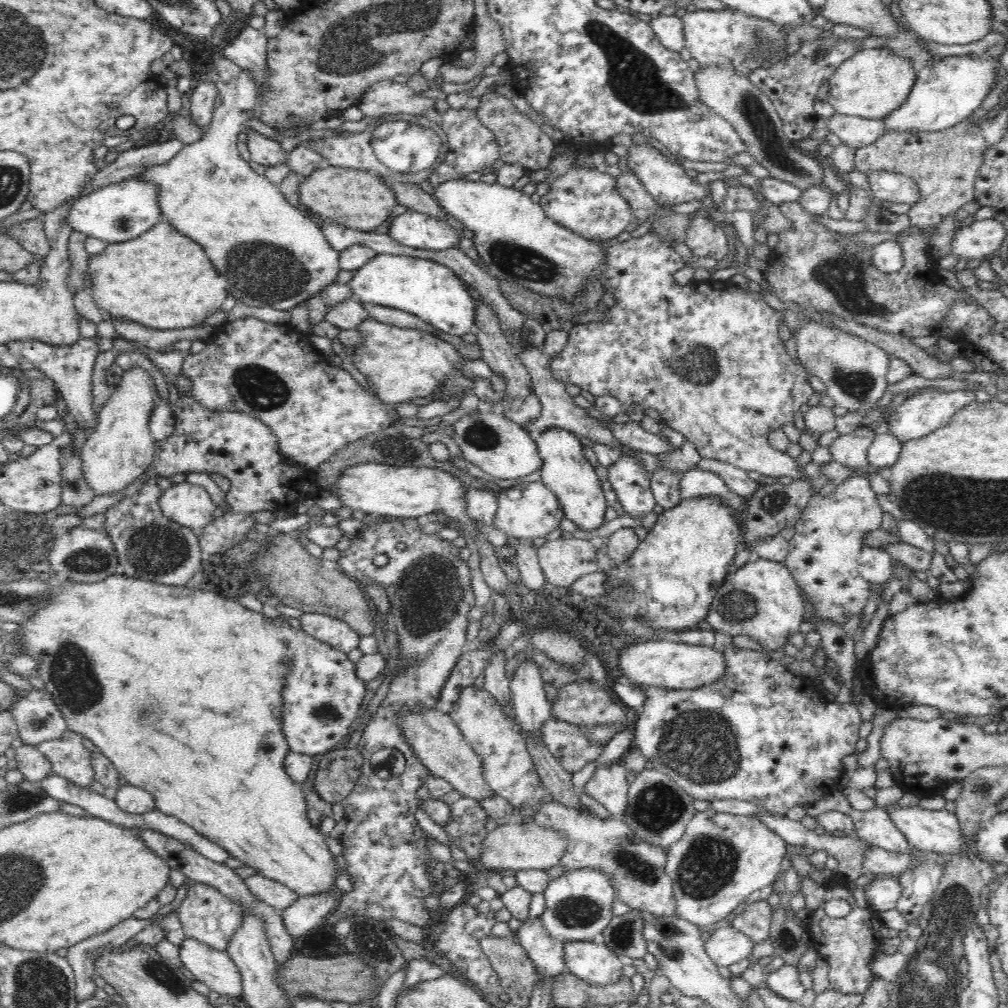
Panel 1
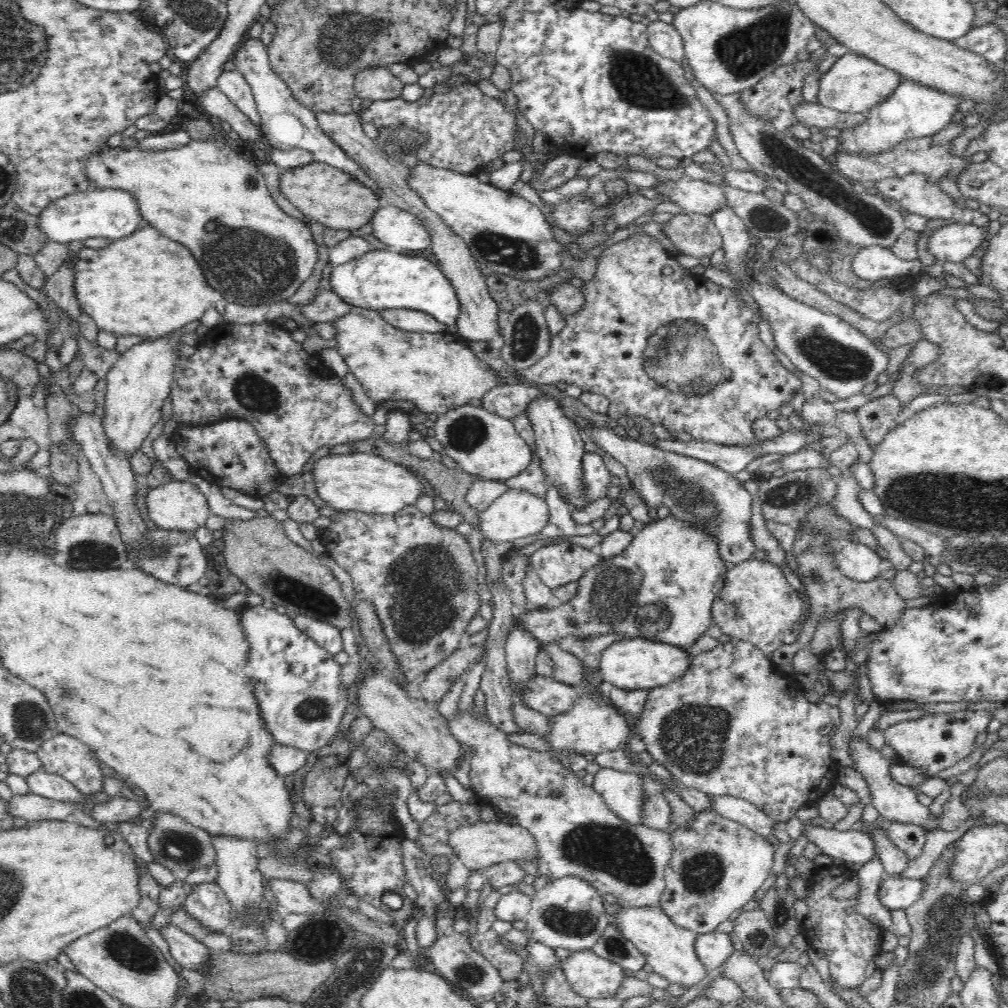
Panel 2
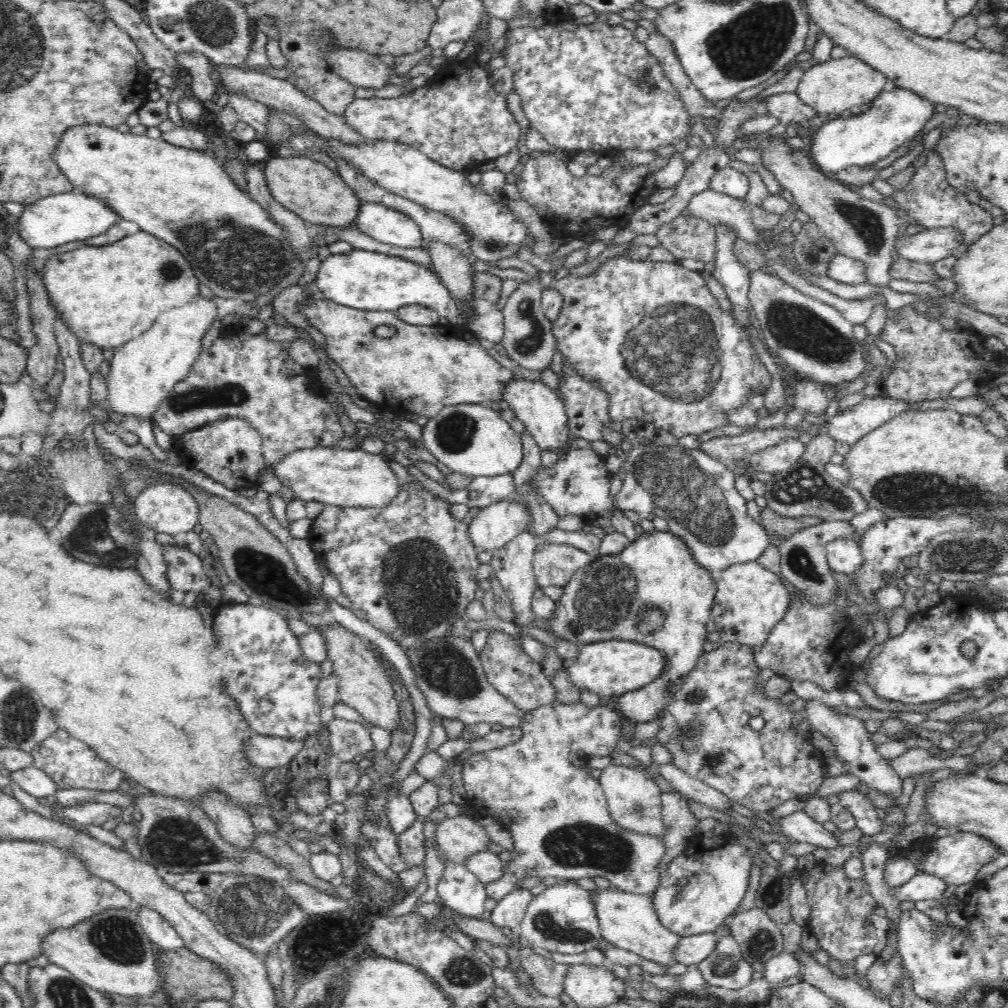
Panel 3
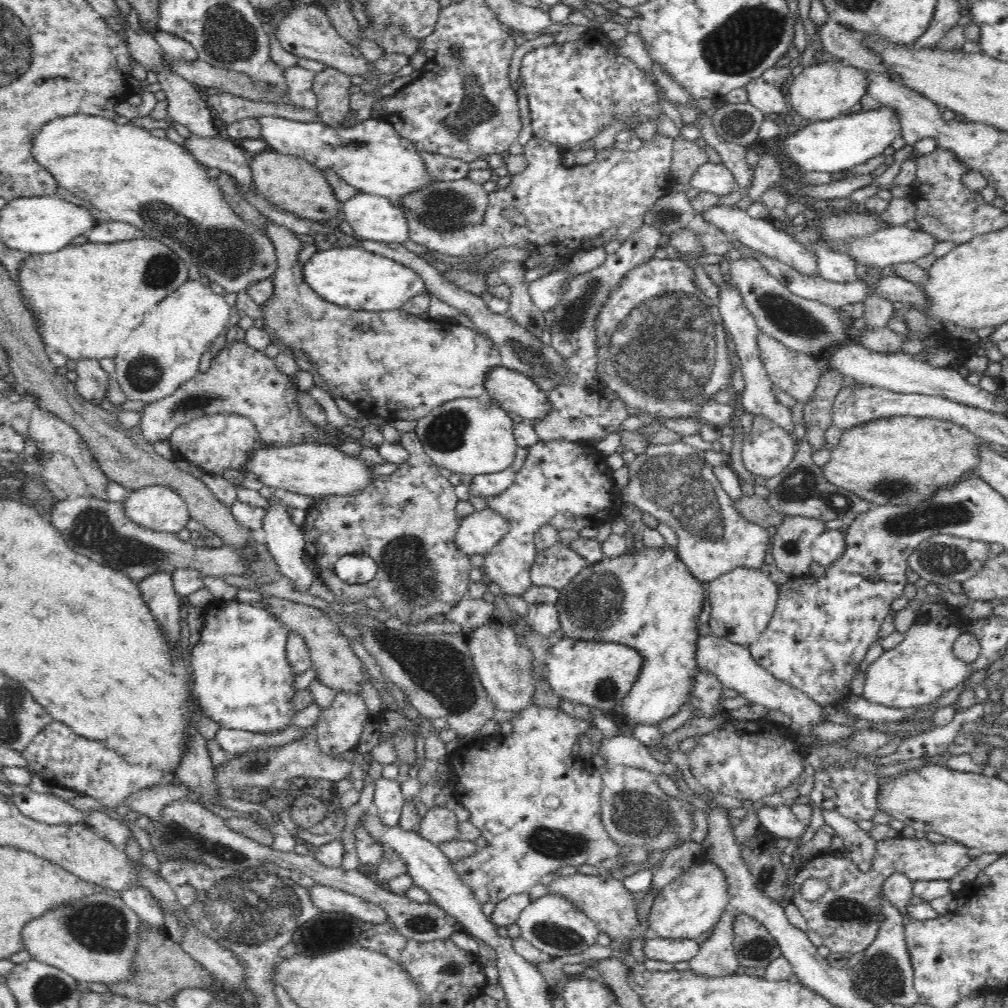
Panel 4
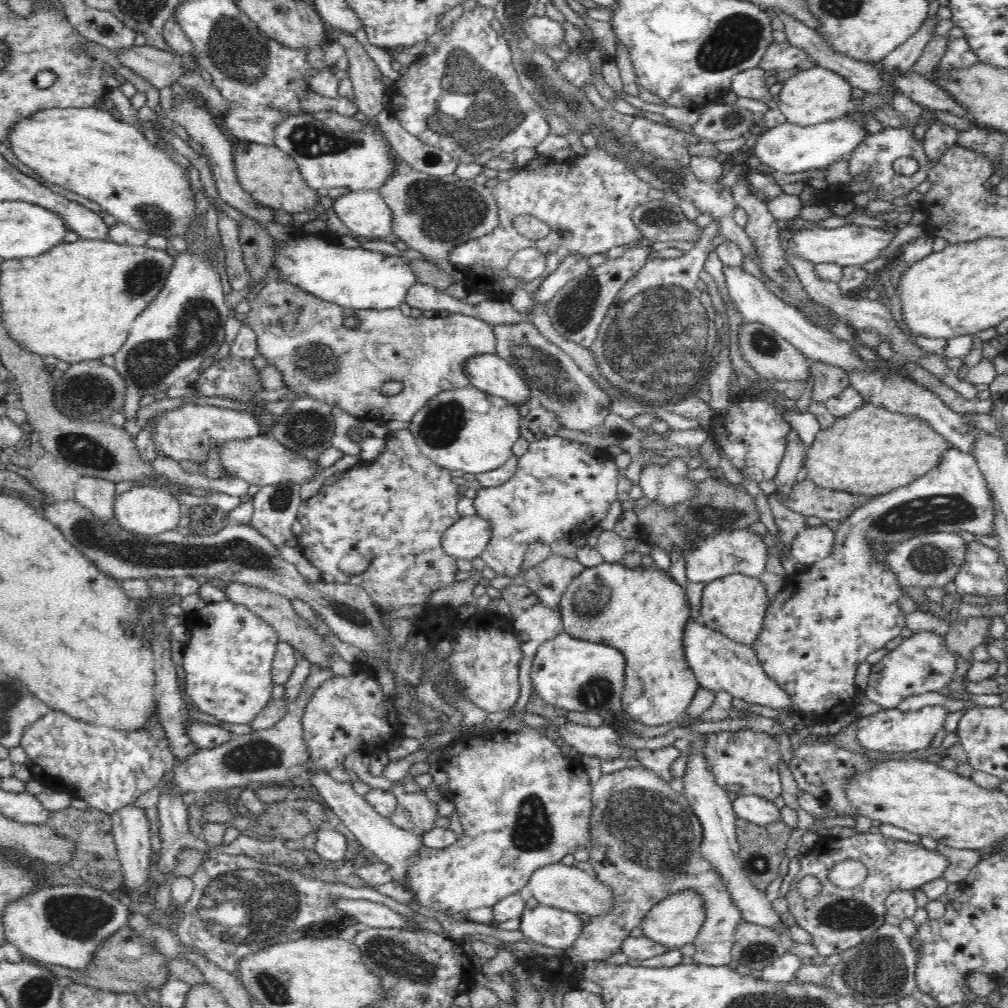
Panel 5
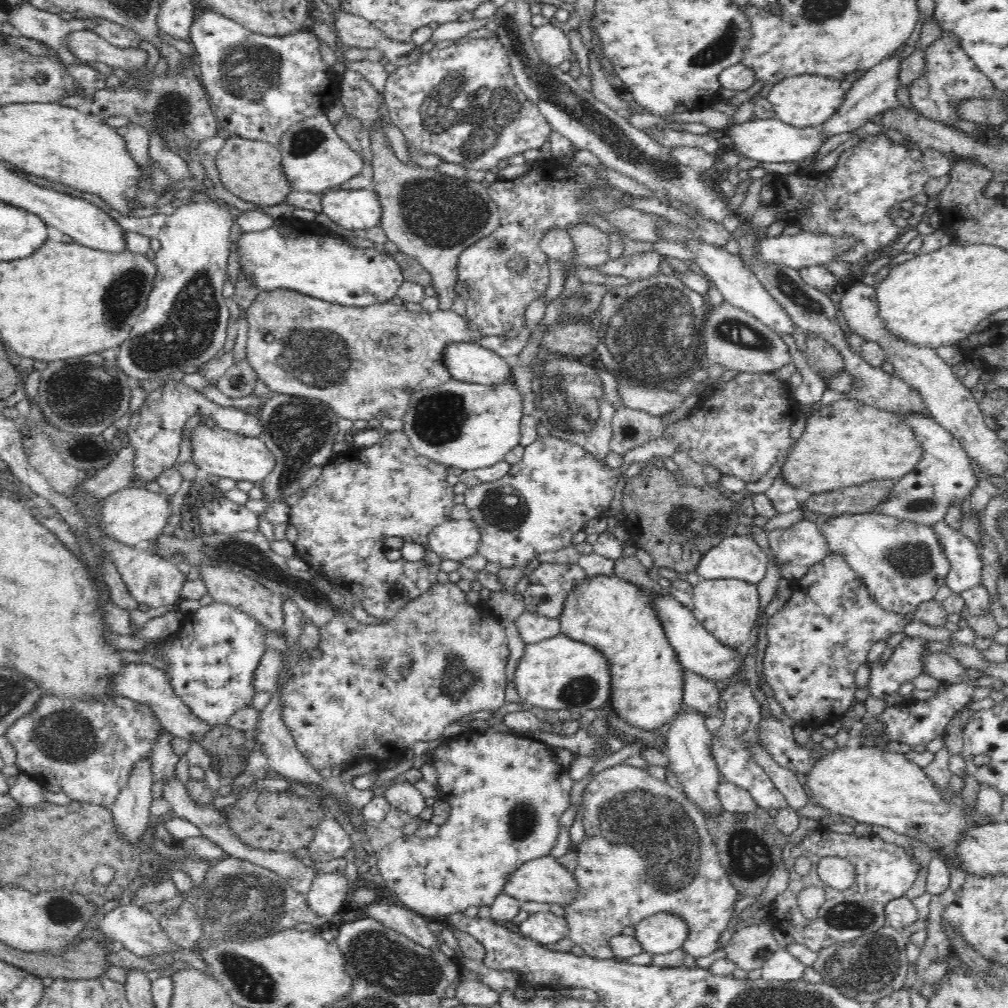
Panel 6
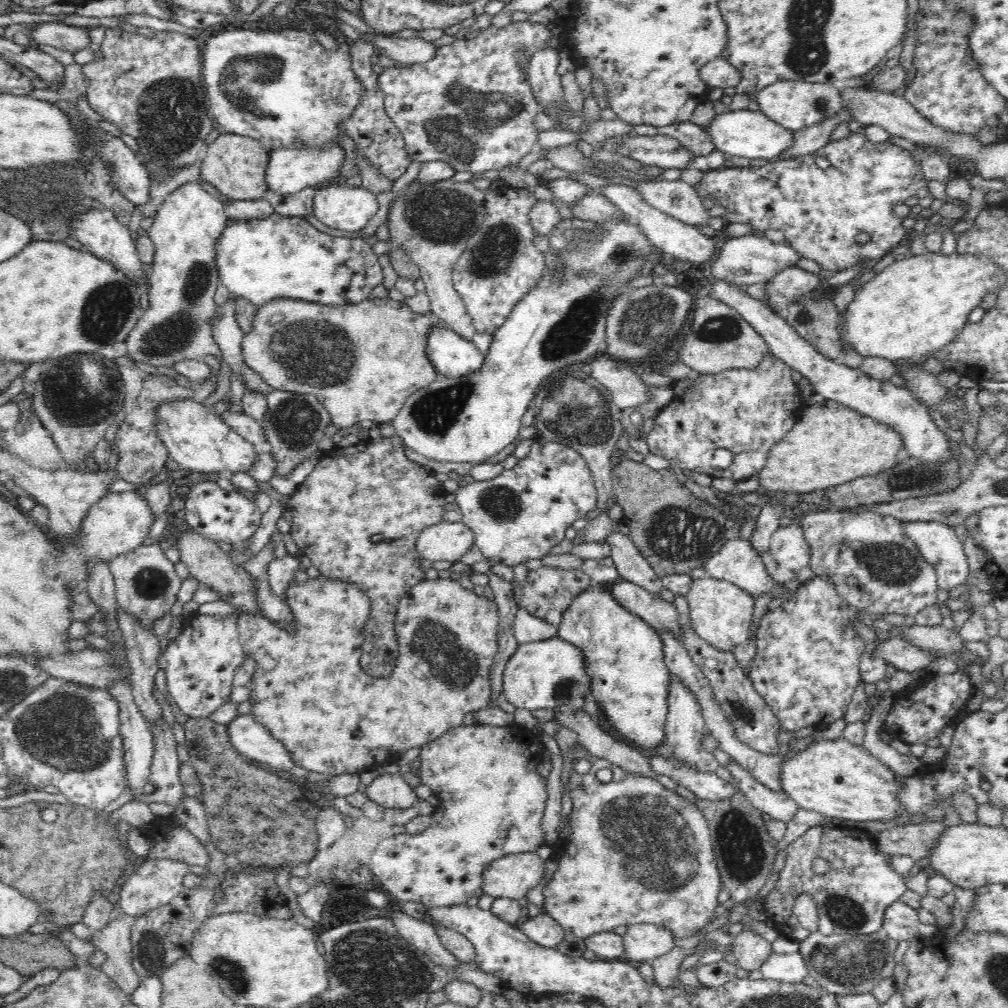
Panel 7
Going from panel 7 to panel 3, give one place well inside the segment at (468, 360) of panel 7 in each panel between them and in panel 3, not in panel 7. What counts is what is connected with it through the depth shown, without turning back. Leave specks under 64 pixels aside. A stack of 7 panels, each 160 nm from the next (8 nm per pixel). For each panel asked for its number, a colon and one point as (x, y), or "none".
3: (539, 407)
4: (516, 393)
5: (490, 373)
6: (468, 362)

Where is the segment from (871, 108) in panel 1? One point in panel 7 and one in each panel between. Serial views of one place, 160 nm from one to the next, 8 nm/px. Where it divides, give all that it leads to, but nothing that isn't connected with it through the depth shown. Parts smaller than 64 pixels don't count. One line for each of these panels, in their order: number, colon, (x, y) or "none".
2: (854, 83)
3: (840, 84)
4: (821, 92)
5: (809, 97)
6: (809, 100)
7: (795, 105)

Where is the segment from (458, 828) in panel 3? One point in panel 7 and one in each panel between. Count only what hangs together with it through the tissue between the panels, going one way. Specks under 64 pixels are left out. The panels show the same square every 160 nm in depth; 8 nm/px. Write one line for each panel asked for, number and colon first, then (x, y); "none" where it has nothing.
4: (439, 825)
5: (423, 813)
6: (405, 797)
7: (387, 790)

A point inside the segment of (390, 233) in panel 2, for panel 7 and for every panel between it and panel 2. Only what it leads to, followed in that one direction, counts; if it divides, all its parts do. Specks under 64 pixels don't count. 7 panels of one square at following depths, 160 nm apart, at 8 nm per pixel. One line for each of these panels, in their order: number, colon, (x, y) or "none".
3: (384, 224)
4: (372, 217)
5: (365, 213)
6: (355, 209)
7: (339, 206)

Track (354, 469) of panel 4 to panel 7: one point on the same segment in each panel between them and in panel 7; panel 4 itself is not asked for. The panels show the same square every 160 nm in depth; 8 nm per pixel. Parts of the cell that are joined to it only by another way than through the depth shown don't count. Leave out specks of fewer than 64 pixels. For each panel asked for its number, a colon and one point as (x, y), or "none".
5: (260, 460)
6: (215, 451)
7: (198, 439)

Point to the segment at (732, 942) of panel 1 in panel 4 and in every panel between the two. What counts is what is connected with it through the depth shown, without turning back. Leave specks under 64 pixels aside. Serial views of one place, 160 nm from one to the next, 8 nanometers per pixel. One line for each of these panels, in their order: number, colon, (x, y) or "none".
2: (713, 949)
3: (693, 949)
4: (669, 950)

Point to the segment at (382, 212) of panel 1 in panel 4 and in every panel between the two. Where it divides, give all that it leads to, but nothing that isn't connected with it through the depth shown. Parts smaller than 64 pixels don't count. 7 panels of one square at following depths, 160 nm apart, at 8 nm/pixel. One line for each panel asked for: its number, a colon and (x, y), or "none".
2: (331, 197)
3: (318, 195)
4: (289, 182)

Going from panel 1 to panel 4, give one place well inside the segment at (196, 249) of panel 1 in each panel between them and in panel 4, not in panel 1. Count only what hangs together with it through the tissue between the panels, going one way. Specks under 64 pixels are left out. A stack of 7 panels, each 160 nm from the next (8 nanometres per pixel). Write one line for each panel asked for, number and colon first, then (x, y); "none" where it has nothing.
2: (147, 285)
3: (107, 295)
4: (88, 298)

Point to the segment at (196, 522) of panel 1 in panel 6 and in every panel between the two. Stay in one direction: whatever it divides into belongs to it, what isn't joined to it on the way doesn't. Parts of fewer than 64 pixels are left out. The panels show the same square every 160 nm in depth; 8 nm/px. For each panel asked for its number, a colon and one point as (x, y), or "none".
2: (177, 505)
3: (168, 508)
4: (157, 507)
5: (144, 510)
6: (133, 516)

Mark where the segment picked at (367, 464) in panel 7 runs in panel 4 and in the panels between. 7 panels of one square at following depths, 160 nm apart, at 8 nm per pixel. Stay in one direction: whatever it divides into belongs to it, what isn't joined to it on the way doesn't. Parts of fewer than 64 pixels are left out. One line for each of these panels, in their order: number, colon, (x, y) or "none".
4: (406, 521)
5: (396, 510)
6: (362, 496)

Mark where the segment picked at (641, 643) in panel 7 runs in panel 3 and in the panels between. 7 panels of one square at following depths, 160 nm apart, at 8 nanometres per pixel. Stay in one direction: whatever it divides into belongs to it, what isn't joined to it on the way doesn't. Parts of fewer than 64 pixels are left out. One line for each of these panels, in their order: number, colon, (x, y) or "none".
3: (654, 592)
4: (648, 600)
5: (641, 612)
6: (615, 617)

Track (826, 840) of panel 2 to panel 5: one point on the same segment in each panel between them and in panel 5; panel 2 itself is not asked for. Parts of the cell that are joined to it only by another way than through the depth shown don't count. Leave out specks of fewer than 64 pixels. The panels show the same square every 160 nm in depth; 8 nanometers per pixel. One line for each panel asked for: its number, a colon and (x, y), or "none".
3: (803, 828)
4: (781, 821)
5: (753, 808)

